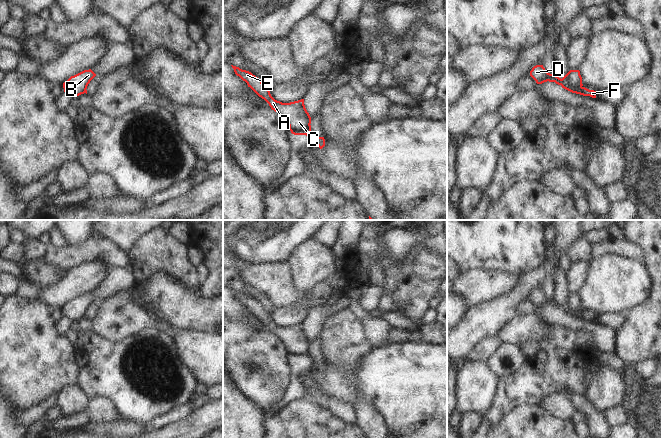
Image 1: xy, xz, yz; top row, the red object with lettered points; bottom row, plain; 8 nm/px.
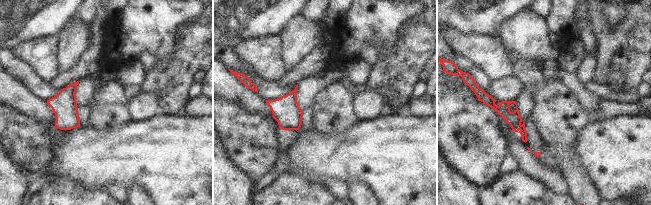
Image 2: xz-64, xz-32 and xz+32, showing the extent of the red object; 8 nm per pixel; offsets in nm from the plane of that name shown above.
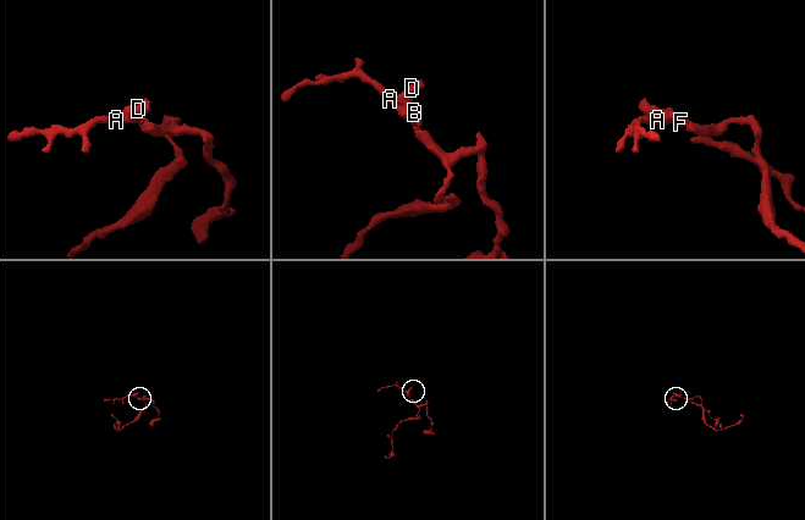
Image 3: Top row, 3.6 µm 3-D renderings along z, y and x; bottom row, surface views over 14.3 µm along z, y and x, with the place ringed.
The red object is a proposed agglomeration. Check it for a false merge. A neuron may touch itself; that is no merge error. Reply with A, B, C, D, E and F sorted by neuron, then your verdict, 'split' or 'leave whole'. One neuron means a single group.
groups A B C D E / F; split

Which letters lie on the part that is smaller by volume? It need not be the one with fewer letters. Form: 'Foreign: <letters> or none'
Foreign: A, B, C, D, E

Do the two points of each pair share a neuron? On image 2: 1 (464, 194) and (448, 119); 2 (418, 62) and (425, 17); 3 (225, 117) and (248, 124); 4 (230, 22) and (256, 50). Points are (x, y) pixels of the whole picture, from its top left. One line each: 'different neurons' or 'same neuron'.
1: different neurons
2: same neuron
3: same neuron
4: different neurons

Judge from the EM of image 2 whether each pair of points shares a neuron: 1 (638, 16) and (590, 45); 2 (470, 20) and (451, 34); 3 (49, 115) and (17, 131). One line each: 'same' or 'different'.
1: different
2: different
3: different

